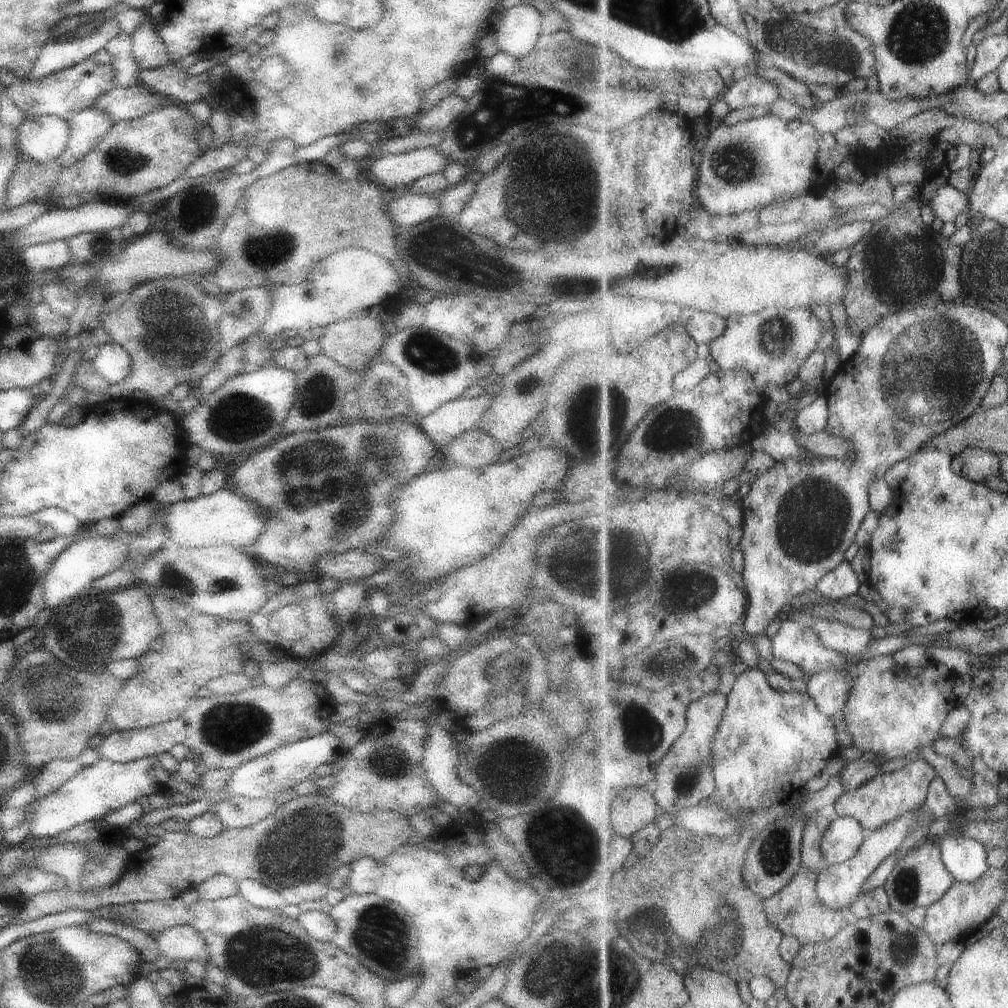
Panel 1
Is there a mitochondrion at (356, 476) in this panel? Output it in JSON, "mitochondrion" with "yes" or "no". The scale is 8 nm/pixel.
{"mitochondrion":"yes"}

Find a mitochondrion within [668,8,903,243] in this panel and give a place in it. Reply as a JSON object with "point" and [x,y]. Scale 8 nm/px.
{"point":[799,41]}

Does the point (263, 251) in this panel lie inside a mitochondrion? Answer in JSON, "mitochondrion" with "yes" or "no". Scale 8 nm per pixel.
{"mitochondrion":"yes"}

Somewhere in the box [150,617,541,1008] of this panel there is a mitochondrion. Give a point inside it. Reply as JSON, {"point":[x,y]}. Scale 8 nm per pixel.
{"point":[260,957]}

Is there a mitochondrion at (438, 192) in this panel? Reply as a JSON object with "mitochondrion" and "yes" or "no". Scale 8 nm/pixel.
{"mitochondrion":"no"}

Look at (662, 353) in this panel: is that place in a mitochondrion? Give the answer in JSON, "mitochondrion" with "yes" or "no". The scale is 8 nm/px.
{"mitochondrion":"no"}

